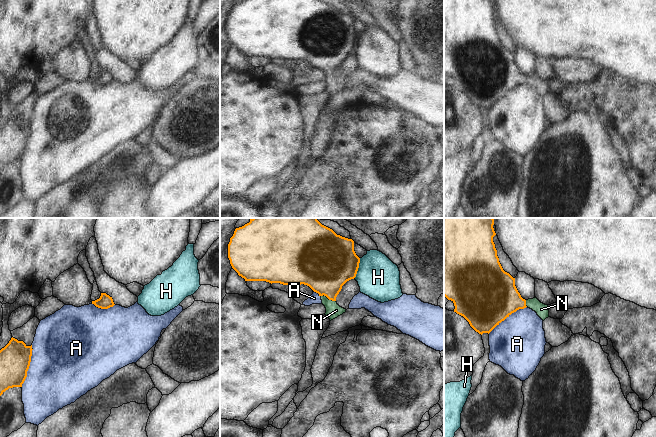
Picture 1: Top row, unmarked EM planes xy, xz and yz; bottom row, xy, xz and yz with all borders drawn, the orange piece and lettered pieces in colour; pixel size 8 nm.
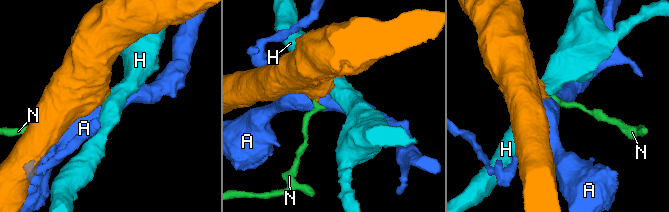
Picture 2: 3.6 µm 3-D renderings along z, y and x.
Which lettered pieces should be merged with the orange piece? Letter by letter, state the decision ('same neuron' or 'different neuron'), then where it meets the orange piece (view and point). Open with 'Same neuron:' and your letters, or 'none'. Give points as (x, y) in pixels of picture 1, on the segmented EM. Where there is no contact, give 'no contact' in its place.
Same neuron: N
A: different neuron | xy (29, 365)
H: different neuron | xz (358, 267)
N: same neuron | xz (328, 298)

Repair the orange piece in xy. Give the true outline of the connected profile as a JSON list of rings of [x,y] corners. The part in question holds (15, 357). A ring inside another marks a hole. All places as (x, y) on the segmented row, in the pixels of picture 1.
[[[11,338],[0,350],[0,396],[9,388],[22,387],[30,366],[32,345]]]

